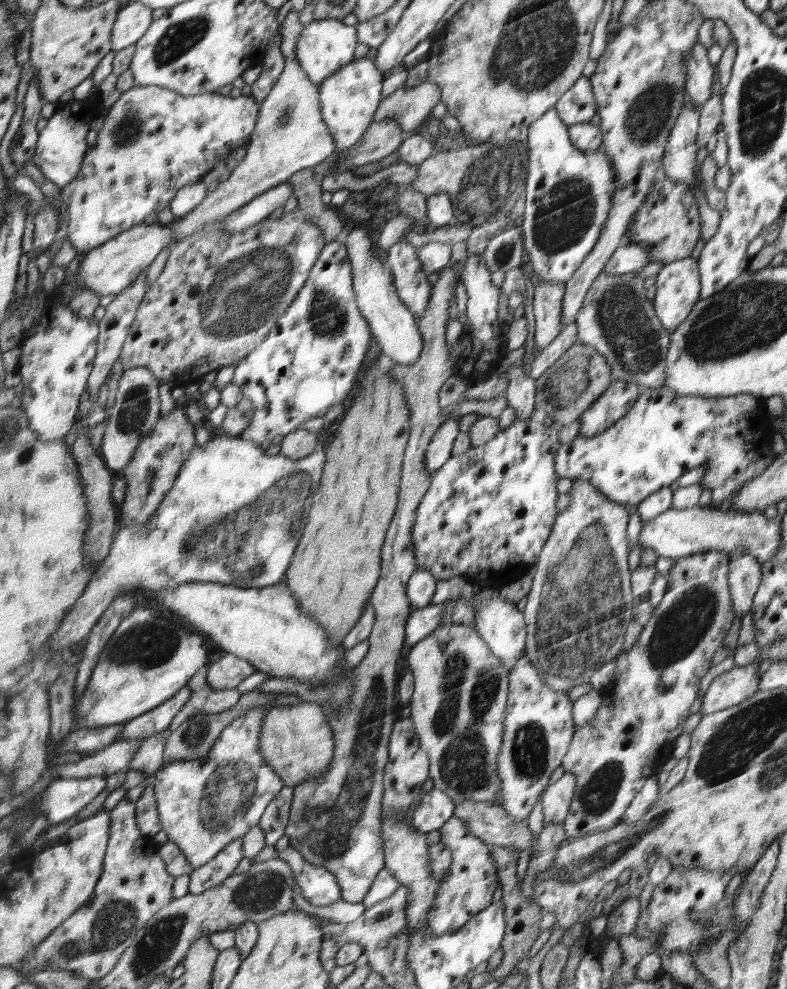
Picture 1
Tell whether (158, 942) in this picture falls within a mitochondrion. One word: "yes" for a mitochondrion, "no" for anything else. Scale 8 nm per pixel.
yes

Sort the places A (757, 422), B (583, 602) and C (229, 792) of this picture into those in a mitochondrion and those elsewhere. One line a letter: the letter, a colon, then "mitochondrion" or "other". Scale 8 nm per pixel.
A: other
B: mitochondrion
C: mitochondrion

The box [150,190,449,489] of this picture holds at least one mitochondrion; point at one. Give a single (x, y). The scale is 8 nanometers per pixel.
(245, 292)

